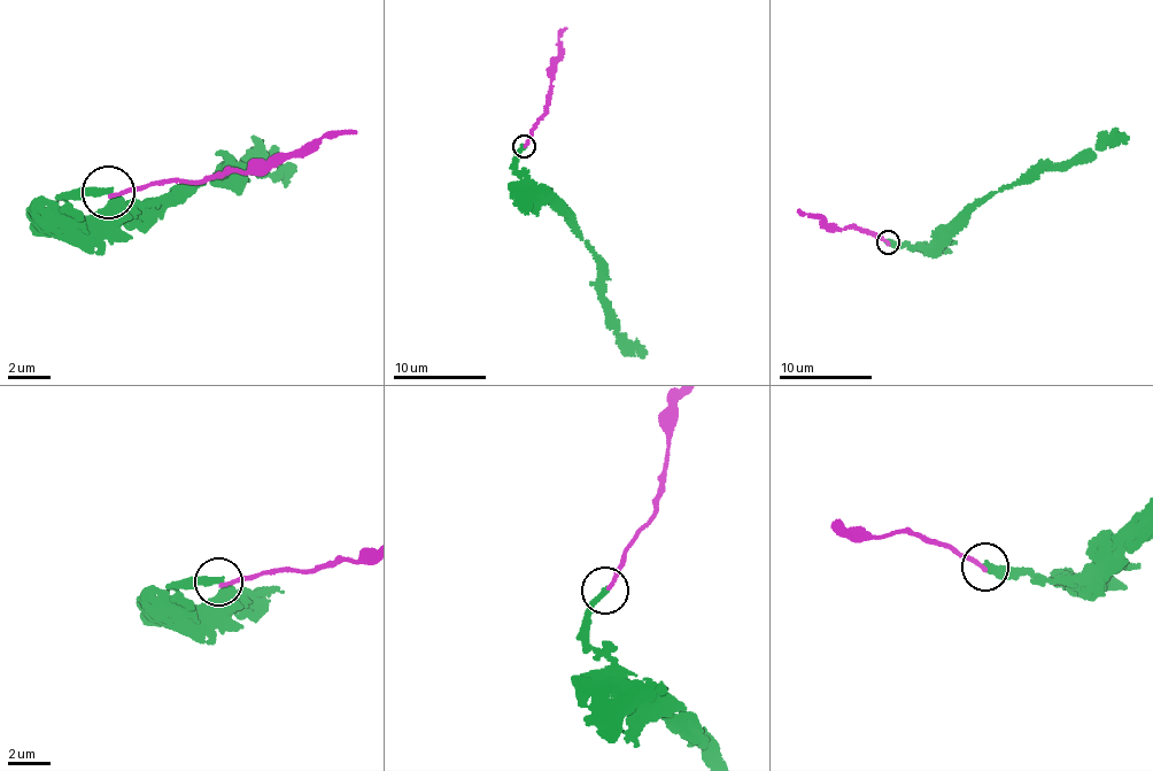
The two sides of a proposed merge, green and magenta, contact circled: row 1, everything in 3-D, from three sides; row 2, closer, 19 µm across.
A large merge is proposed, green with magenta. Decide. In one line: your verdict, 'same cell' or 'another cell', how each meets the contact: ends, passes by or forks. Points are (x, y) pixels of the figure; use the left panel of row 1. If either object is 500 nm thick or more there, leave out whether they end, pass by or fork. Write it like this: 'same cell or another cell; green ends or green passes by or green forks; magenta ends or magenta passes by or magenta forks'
another cell; green ends; magenta ends

